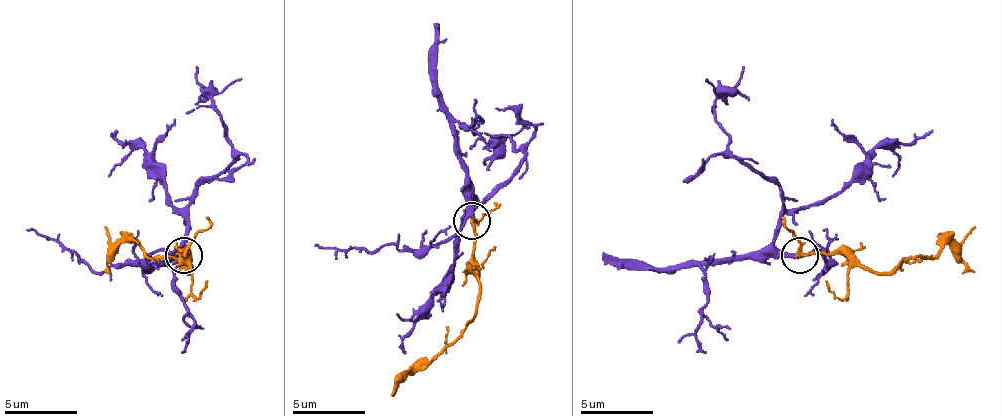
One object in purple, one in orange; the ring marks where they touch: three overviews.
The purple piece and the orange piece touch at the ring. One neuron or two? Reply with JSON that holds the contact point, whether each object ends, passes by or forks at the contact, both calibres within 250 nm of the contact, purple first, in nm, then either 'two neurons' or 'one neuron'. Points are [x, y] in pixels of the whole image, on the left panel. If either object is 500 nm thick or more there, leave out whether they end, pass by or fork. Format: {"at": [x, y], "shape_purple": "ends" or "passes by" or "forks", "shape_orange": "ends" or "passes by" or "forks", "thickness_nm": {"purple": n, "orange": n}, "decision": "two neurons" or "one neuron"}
{"at": [183, 255], "shape_purple": "passes by", "shape_orange": "passes by", "thickness_nm": {"purple": 240, "orange": 180}, "decision": "one neuron"}

